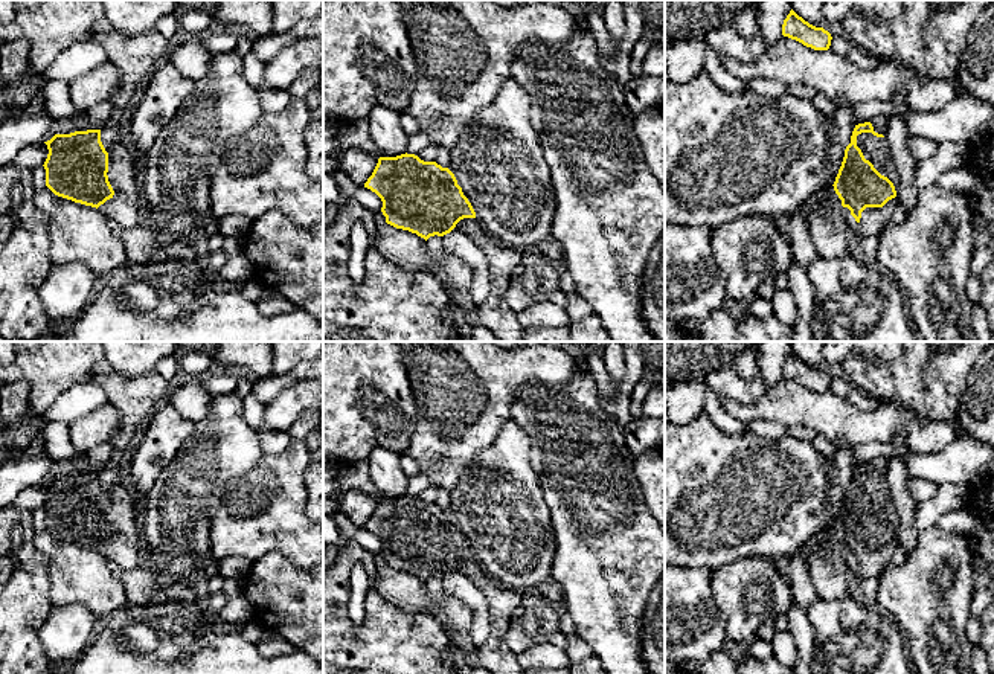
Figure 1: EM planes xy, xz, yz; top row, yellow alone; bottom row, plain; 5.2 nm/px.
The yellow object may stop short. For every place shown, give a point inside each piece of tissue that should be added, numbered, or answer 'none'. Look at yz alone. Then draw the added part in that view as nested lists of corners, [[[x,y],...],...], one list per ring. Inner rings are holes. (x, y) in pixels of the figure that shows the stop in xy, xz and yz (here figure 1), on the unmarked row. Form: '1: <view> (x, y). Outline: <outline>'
1: yz (875, 491). Outline: [[[861,474],[857,477],[857,488],[861,491],[866,502],[884,518],[887,518],[895,532],[898,532],[899,514],[895,506],[889,483],[886,479],[877,479],[872,474]]]

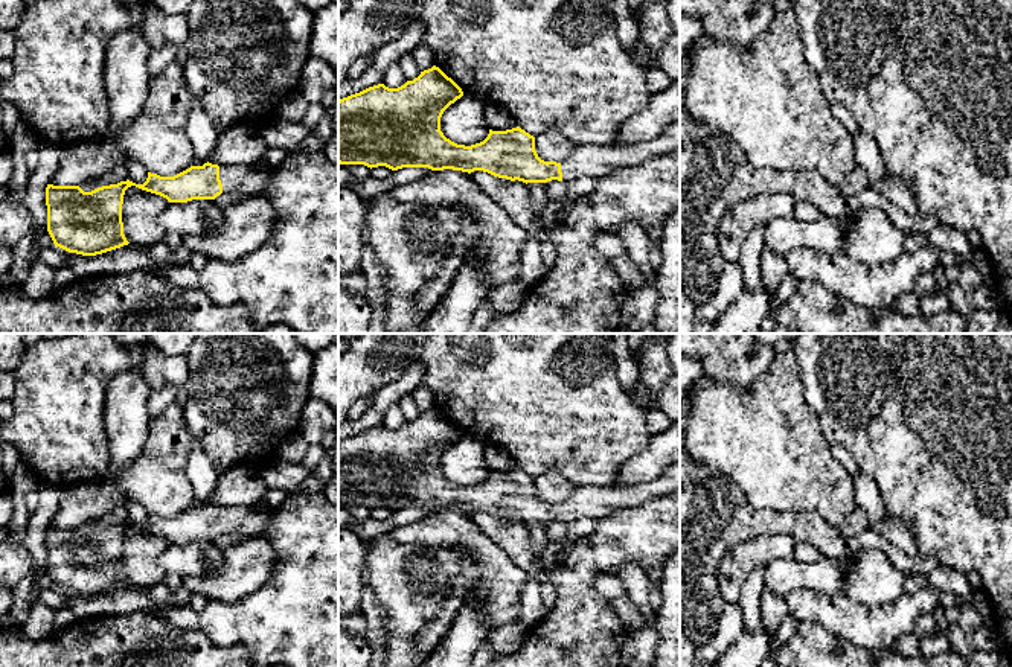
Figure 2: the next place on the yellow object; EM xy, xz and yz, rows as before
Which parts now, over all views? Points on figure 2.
1: xy (246, 521). Outline: [[[250,506],[219,507],[223,533],[238,533],[241,538],[259,536],[268,527],[271,507],[255,510]]]

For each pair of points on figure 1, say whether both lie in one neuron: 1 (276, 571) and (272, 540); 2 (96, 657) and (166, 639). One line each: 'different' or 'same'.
1: different
2: same

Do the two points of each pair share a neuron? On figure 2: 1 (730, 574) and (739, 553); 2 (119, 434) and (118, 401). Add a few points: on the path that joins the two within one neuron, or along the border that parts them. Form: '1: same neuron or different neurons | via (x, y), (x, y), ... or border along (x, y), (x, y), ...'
1: same neuron | via (733, 570), (739, 558)
2: same neuron | via (119, 427), (119, 408)

